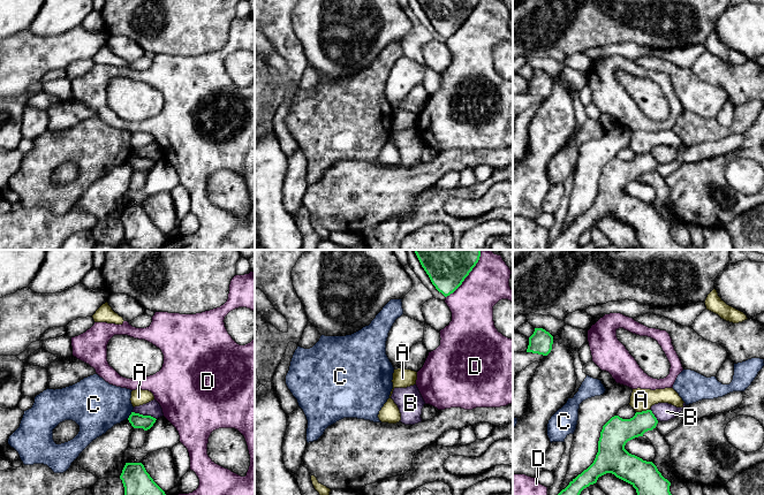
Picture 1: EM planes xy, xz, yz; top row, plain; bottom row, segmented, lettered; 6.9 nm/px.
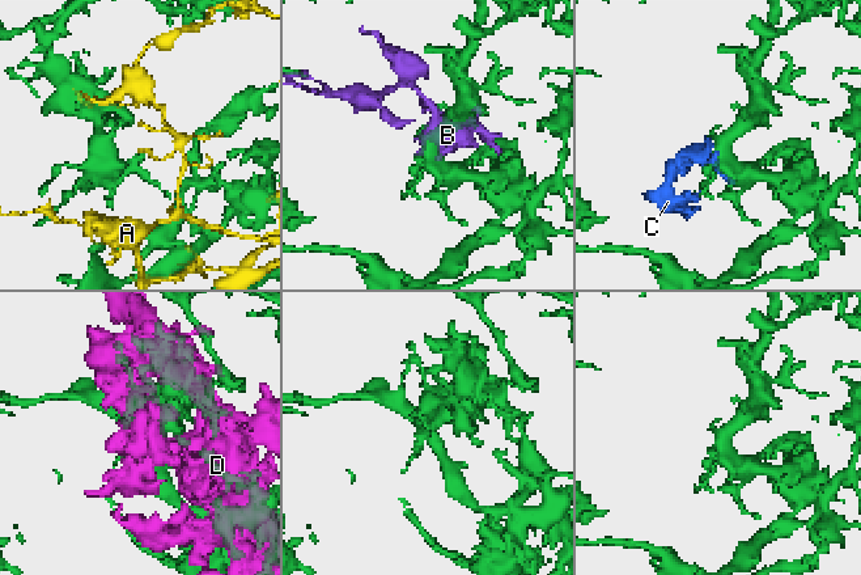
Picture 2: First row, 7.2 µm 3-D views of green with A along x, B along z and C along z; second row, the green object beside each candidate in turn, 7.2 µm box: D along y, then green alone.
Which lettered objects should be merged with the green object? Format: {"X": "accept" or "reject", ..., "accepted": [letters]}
{"A": "reject", "B": "reject", "C": "reject", "D": "reject", "accepted": []}

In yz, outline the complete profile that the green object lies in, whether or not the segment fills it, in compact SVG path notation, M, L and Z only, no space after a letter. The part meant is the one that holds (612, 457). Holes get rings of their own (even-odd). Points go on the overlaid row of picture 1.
M651 410L636 412L630 419L612 417L603 426L593 463L558 495L580 495L584 488L596 483L598 478L606 473L630 483L637 495L672 495L671 482L652 462L643 460L625 449L628 441L643 436L645 432L656 428L657 424L658 420Z

